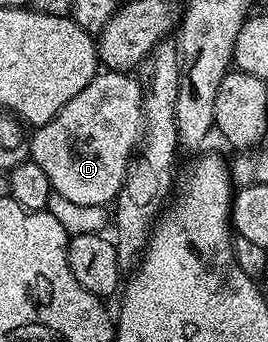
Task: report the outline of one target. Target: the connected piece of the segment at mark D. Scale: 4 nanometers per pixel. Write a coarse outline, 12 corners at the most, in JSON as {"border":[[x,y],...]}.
{"border":[[97,75],[28,141],[54,193],[116,201],[143,84]]}

